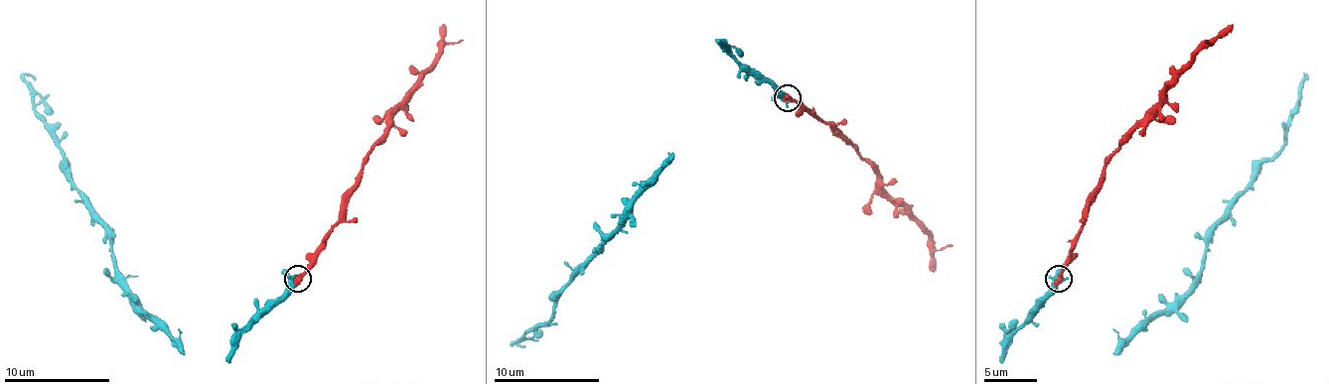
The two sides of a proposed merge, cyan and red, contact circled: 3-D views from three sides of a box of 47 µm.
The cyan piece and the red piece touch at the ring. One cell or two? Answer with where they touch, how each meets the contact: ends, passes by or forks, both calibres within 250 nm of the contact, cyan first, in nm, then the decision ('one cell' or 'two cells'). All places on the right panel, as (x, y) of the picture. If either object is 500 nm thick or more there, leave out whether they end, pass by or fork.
place (1058, 279); calibres 500 and 440 nm; one cell

